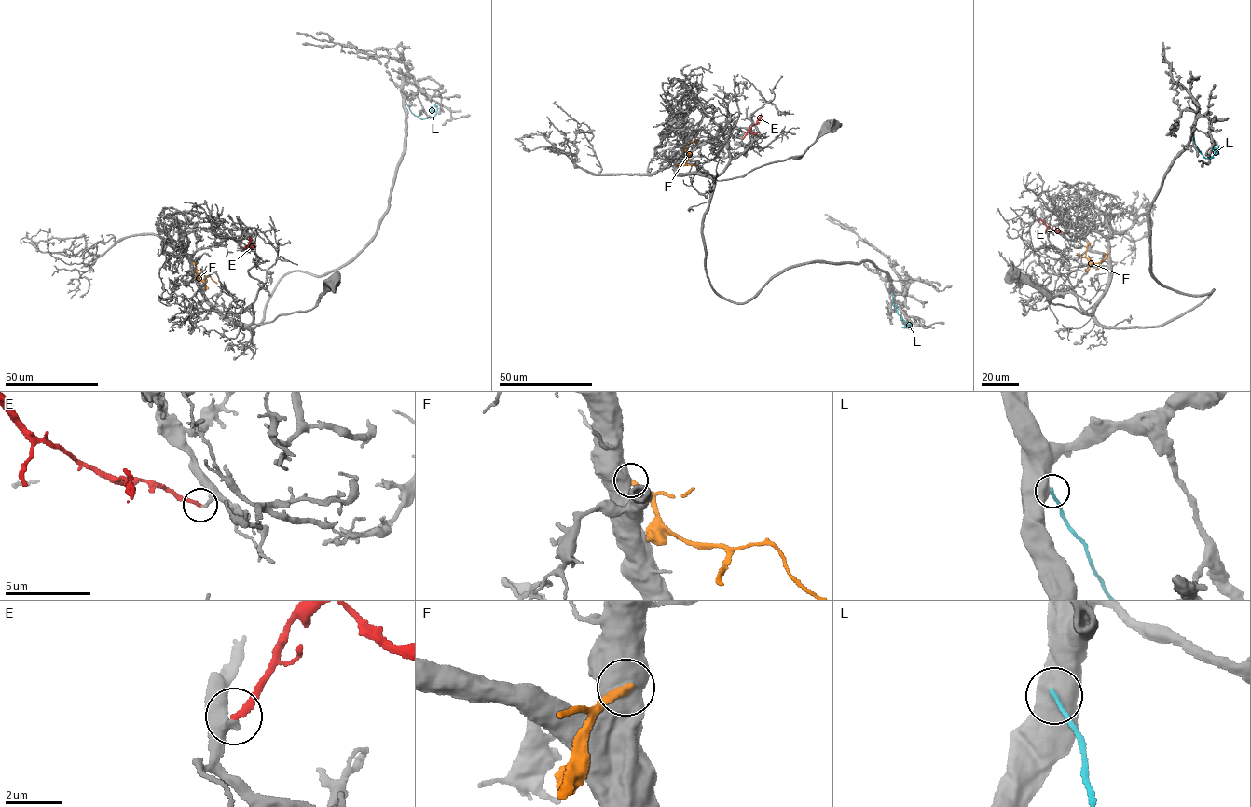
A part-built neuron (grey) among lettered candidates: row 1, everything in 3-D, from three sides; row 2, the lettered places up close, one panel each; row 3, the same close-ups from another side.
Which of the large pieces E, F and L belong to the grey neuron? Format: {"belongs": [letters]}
{"belongs": ["E"]}

